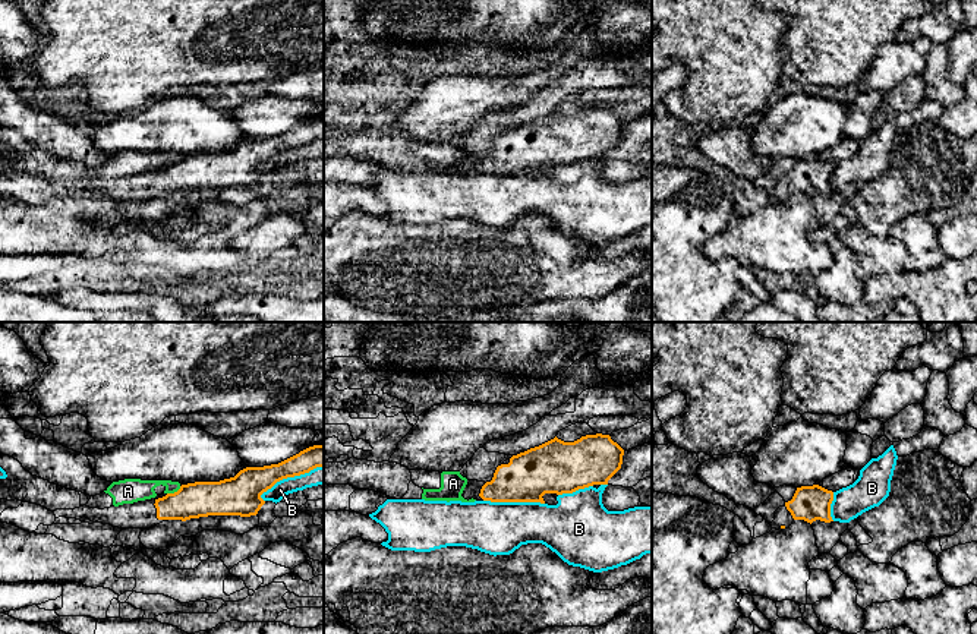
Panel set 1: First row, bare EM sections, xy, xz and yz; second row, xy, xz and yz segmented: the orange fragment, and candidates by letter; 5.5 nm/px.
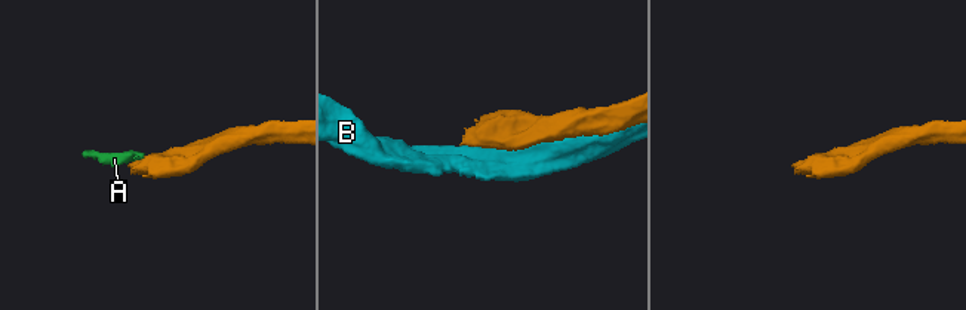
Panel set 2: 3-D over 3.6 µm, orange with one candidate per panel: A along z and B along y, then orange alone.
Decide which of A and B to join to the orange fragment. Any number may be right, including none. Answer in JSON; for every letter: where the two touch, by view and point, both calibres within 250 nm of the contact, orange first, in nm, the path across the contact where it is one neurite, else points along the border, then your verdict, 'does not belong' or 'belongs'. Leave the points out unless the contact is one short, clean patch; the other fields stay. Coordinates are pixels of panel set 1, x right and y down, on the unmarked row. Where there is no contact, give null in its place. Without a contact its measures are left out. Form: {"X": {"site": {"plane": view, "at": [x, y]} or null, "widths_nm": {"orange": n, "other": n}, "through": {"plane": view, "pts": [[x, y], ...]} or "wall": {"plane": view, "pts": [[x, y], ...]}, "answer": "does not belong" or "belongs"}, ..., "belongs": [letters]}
{"A": {"site": {"plane": "xy", "at": [175, 164]}, "widths_nm": {"orange": 190, "other": 140}, "wall": {"plane": "xy", "pts": [[180, 158], [167, 166]]}, "answer": "does not belong"}, "B": {"site": {"plane": "xy", "at": [290, 148]}, "widths_nm": {"orange": 180, "other": 100}, "answer": "does not belong"}, "belongs": []}

